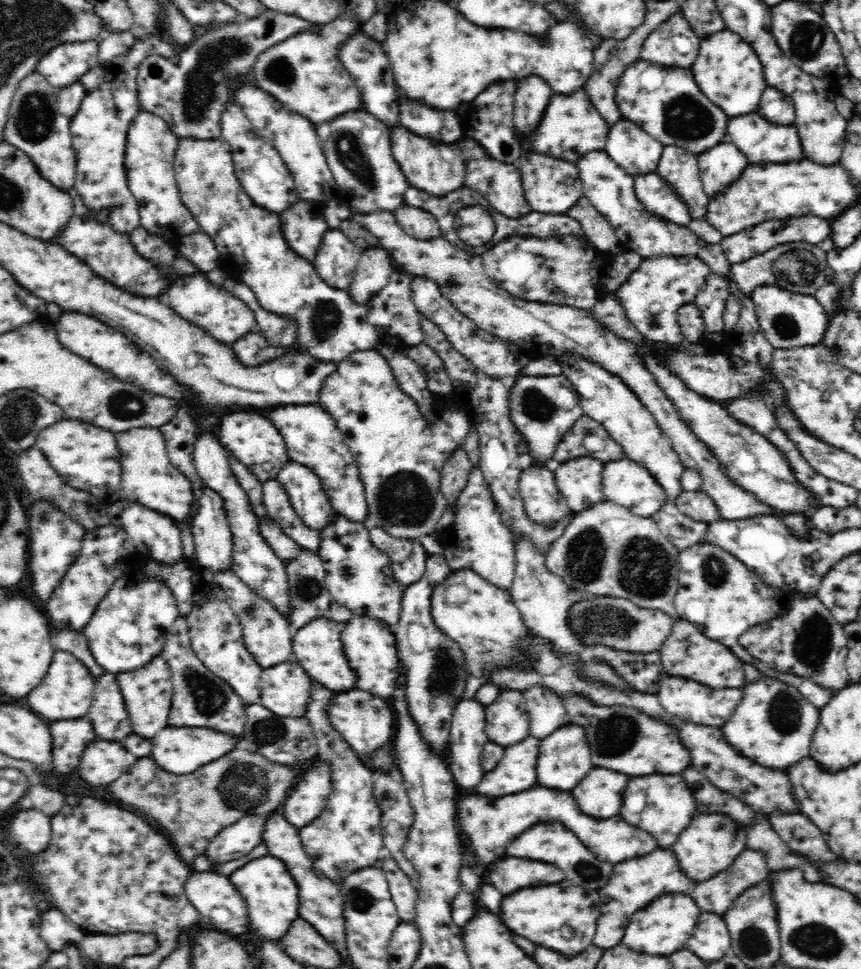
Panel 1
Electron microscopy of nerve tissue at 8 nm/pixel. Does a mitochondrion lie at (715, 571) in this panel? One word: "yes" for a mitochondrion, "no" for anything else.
yes

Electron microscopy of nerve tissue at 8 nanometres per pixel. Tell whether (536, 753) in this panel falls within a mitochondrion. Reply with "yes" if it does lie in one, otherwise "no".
no

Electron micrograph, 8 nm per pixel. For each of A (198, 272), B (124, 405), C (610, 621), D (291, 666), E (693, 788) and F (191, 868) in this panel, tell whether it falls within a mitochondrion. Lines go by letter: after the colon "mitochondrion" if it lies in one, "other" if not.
A: other
B: mitochondrion
C: mitochondrion
D: other
E: other
F: other

